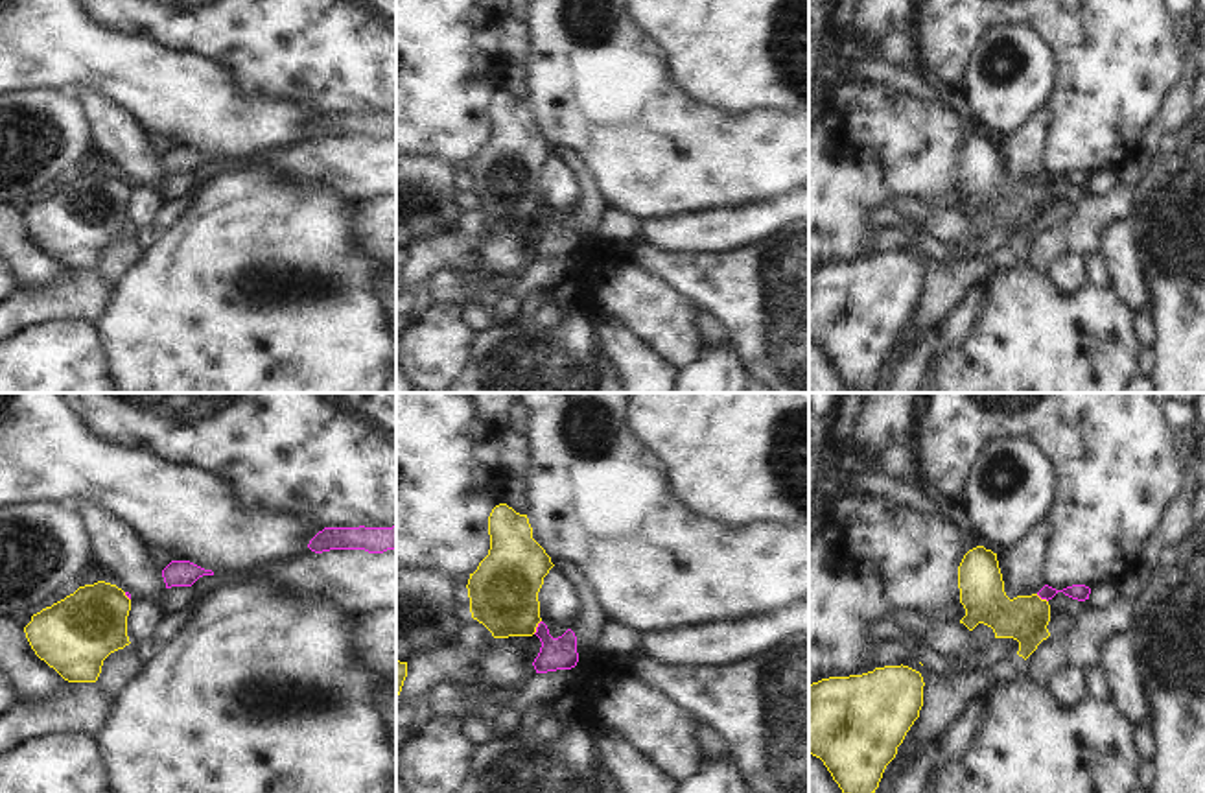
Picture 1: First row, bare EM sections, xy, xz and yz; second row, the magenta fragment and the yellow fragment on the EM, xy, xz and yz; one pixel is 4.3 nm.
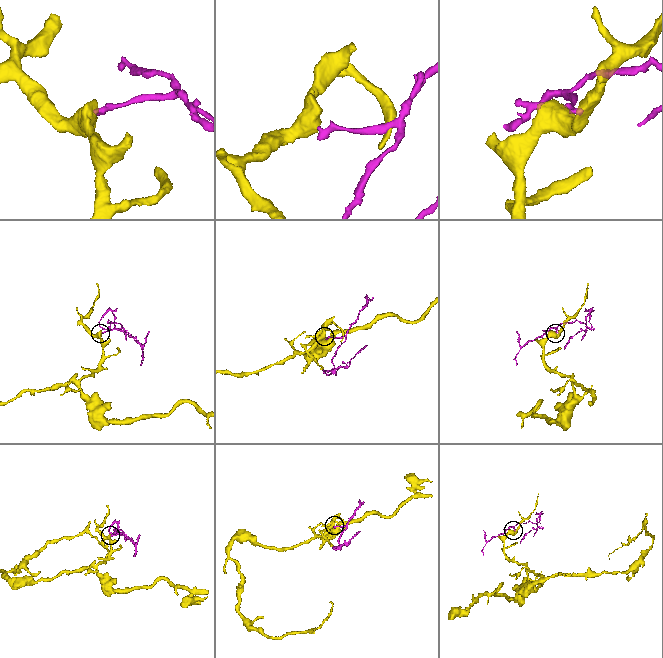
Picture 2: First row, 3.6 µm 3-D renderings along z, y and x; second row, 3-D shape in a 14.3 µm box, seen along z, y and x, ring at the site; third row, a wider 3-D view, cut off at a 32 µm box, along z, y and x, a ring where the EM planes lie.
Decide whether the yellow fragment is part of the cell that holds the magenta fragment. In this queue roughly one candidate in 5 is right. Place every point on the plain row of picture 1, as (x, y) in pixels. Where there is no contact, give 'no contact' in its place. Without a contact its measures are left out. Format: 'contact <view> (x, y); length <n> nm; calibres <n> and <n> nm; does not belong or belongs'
contact xz (537, 214); length 70 nm; calibres 140 and 300 nm; does not belong

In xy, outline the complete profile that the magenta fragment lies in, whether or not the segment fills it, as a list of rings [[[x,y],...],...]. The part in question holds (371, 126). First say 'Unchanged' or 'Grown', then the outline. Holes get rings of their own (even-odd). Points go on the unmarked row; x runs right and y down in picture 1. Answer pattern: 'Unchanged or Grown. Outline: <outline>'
Unchanged. Outline: [[[396,112],[392,114],[324,114],[308,131],[315,140],[330,136],[365,136],[383,140],[396,136]]]

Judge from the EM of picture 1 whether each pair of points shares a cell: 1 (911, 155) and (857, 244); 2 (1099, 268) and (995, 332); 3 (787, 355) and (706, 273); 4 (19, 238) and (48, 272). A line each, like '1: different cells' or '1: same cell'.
1: same cell
2: different cells
3: same cell
4: same cell

